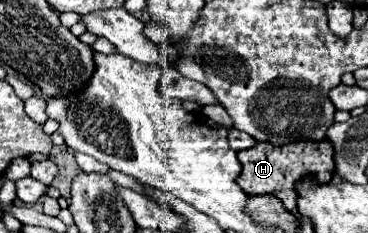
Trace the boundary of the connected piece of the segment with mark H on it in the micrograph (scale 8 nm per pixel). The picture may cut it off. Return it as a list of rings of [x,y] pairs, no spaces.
[[[328,139],[324,141],[296,141],[296,143],[288,143],[288,145],[272,145],[272,143],[256,143],[254,147],[250,149],[244,149],[244,151],[238,151],[238,159],[242,163],[242,173],[238,177],[238,185],[248,193],[248,195],[254,195],[254,193],[274,193],[276,197],[280,197],[280,201],[286,205],[286,209],[290,209],[290,213],[294,213],[298,217],[298,211],[296,211],[296,195],[292,195],[294,191],[294,183],[310,173],[316,173],[318,181],[320,183],[328,183],[334,175],[334,147]]]

